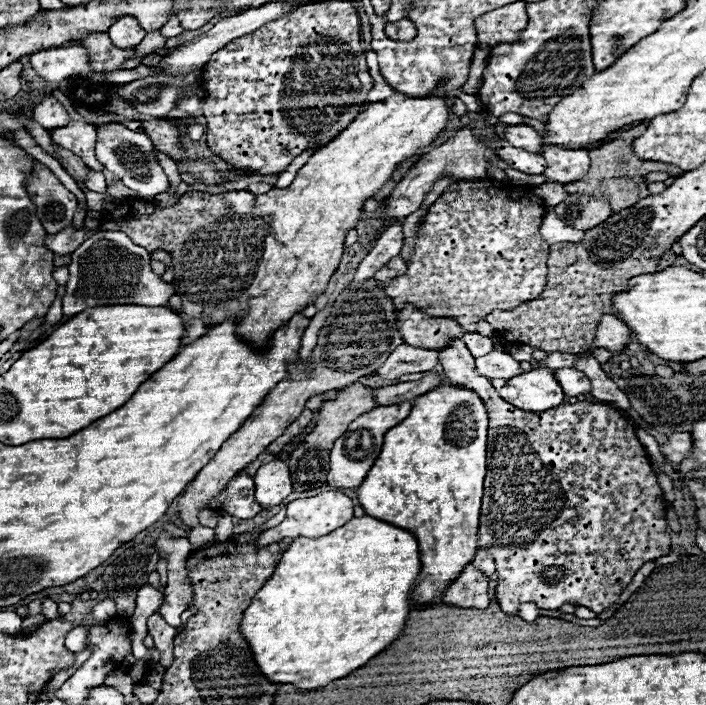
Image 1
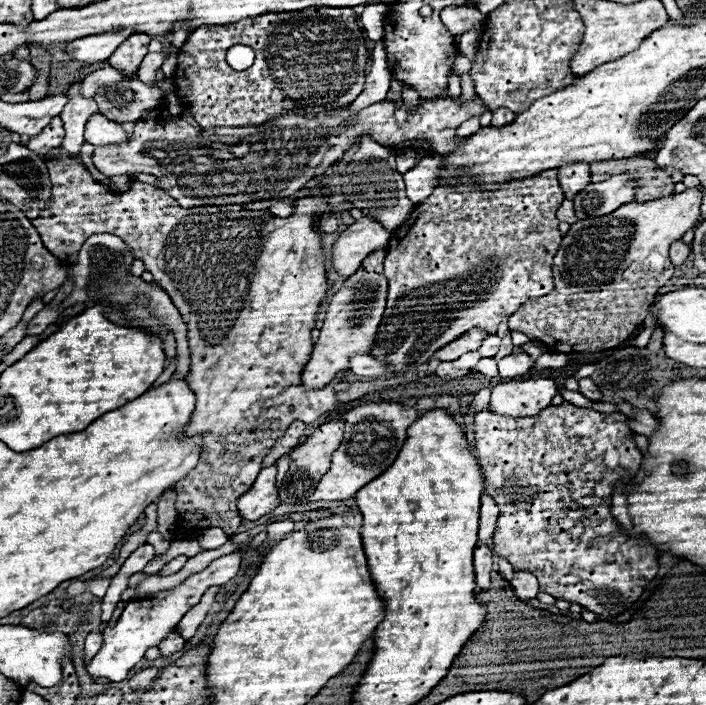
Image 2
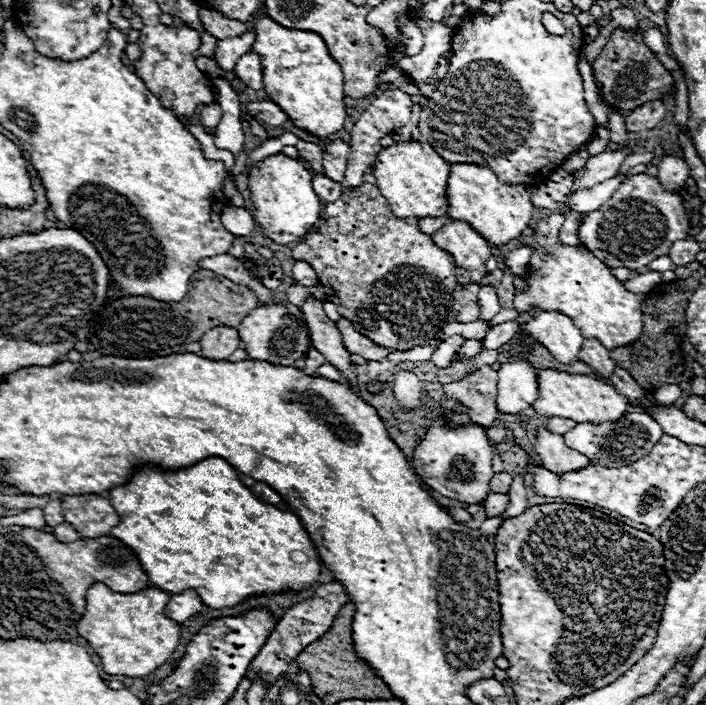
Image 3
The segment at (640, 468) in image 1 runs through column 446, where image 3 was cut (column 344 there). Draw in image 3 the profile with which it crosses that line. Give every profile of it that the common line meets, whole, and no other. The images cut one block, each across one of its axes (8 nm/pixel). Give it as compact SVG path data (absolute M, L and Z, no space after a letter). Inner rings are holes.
M308 298L300 306L300 310L306 320L312 346L316 350L320 350L320 354L324 354L326 362L330 362L344 374L348 384L356 384L358 382L358 374L354 370L356 366L350 360L350 352L342 344L342 336L340 336L336 324L326 318L326 314L322 310L322 302Z

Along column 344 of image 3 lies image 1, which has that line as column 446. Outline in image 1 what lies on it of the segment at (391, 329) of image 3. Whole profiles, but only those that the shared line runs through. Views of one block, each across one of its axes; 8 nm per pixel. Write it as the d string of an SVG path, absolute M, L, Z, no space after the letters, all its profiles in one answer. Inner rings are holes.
M492 178L452 182L436 204L428 208L416 236L414 252L406 262L408 270L386 284L388 296L394 300L398 310L402 310L404 304L410 304L430 316L454 318L466 332L478 332L476 324L486 320L492 310L512 310L544 292L548 274L546 260L550 252L550 244L540 238L544 214L546 204L540 196L536 196L534 186L524 186L522 198L512 200L510 194L504 192L504 182Z

